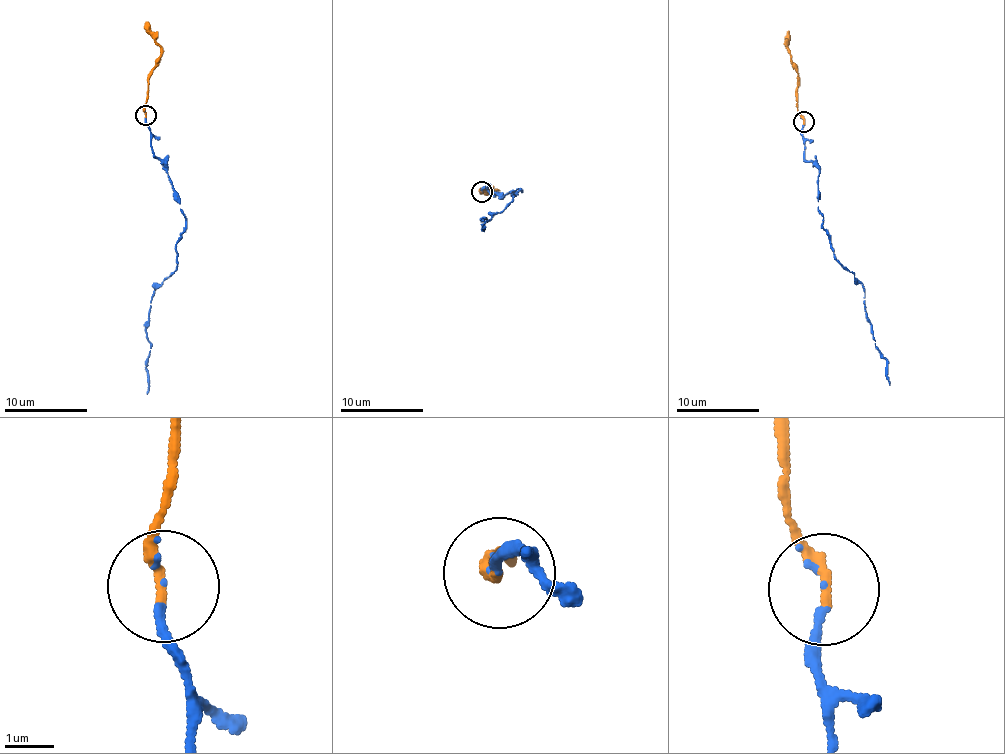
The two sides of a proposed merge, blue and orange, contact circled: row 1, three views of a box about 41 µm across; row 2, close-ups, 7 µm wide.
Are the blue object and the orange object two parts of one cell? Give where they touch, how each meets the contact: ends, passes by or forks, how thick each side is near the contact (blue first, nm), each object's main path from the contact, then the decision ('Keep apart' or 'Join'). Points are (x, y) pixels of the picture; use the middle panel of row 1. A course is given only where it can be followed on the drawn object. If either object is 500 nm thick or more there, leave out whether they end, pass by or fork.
Place: (482, 191). At the ring blue ends. At the ring orange ends. Thickness 140 nm (blue) against 240 nm. Course of blue: (482, 192), (487, 186), (501, 197), (522, 190), (489, 220), (482, 218), (487, 220), (482, 228). Course of orange: (482, 192), (482, 188), (484, 193), (491, 193), (497, 188), (480, 194). Join

